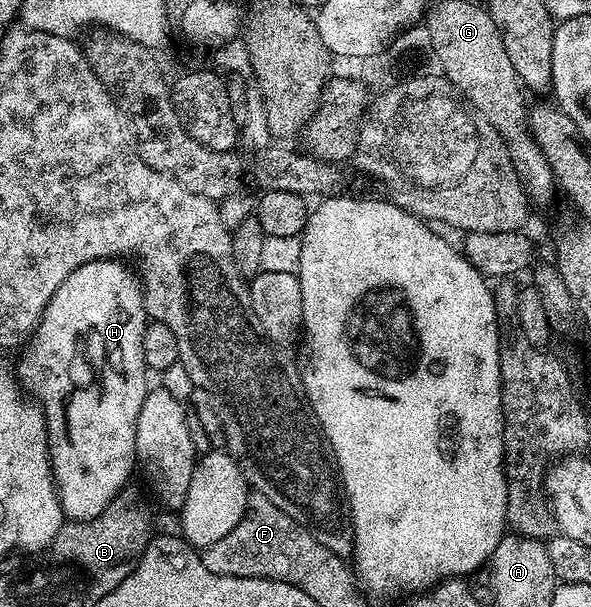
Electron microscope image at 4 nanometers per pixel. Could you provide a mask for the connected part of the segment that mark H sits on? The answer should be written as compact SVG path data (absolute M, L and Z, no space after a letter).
M101 258L76 268L56 288L56 296L48 300L41 322L21 351L22 359L16 362L18 381L36 399L46 417L54 489L62 501L63 515L71 522L87 522L100 516L115 496L127 489L126 481L136 470L136 416L140 416L140 404L144 404L148 393L142 347L148 315L139 275L126 264L116 258Z

